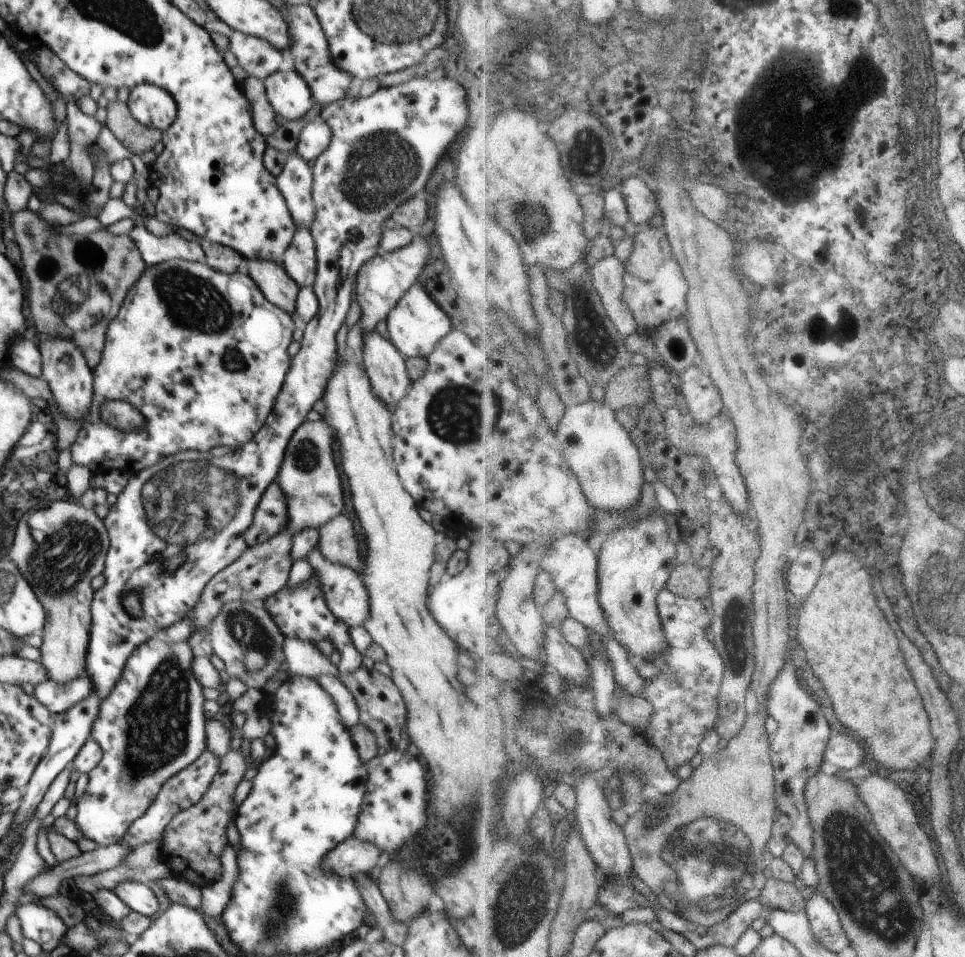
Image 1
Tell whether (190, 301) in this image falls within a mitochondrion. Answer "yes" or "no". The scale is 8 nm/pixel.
yes

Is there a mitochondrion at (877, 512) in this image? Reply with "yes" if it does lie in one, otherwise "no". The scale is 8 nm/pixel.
yes

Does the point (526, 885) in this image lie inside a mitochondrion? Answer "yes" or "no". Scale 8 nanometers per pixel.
yes

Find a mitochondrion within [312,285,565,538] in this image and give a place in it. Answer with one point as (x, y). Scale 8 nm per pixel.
(455, 415)

